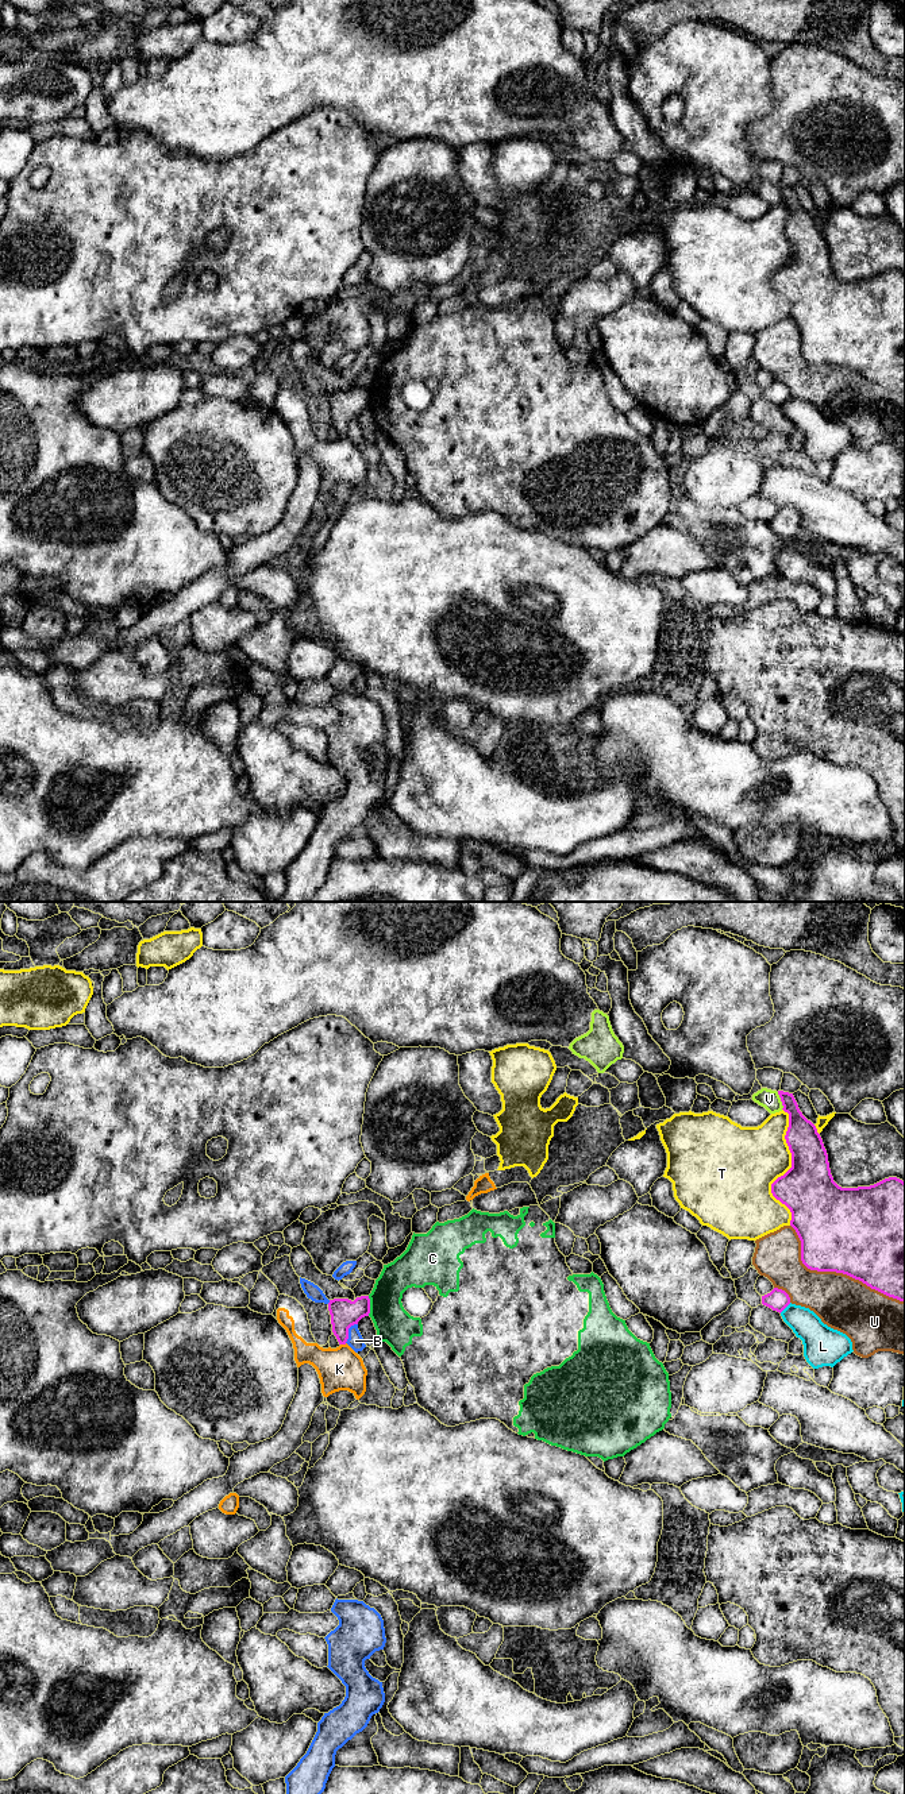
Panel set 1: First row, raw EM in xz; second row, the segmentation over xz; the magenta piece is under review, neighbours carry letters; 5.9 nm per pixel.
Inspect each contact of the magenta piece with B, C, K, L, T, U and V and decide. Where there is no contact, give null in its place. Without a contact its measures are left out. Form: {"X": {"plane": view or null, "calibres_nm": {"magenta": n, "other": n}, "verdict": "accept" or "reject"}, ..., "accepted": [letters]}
{"B": {"plane": "xz", "calibres_nm": {"magenta": 160, "other": 90}, "verdict": "reject"}, "C": {"plane": "xz", "calibres_nm": {"magenta": 160, "other": 220}, "verdict": "reject"}, "K": {"plane": "xz", "calibres_nm": {"magenta": 160, "other": 260}, "verdict": "reject"}, "L": {"plane": "xz", "calibres_nm": {"magenta": 120, "other": 170}, "verdict": "reject"}, "T": {"plane": "xz", "calibres_nm": {"magenta": 320, "other": 380}, "verdict": "reject"}, "U": {"plane": "xz", "calibres_nm": {"magenta": 500, "other": 320}, "verdict": "reject"}, "V": {"plane": "xz", "calibres_nm": {"magenta": 190, "other": 120}, "verdict": "reject"}, "accepted": []}

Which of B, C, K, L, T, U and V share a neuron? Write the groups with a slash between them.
B / C / K / L / T / U / V

